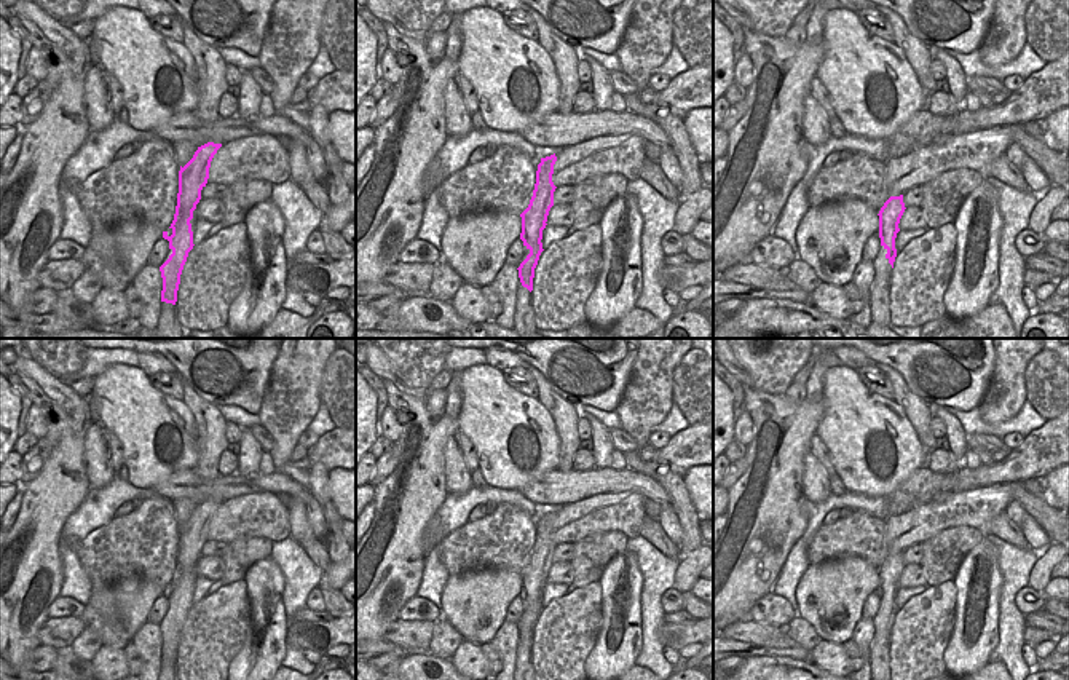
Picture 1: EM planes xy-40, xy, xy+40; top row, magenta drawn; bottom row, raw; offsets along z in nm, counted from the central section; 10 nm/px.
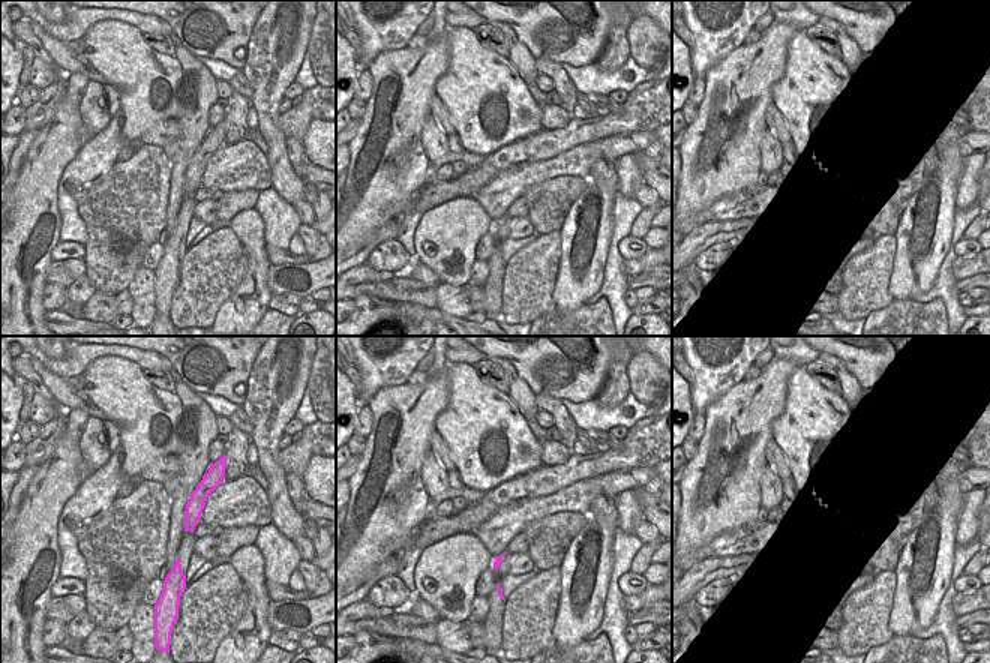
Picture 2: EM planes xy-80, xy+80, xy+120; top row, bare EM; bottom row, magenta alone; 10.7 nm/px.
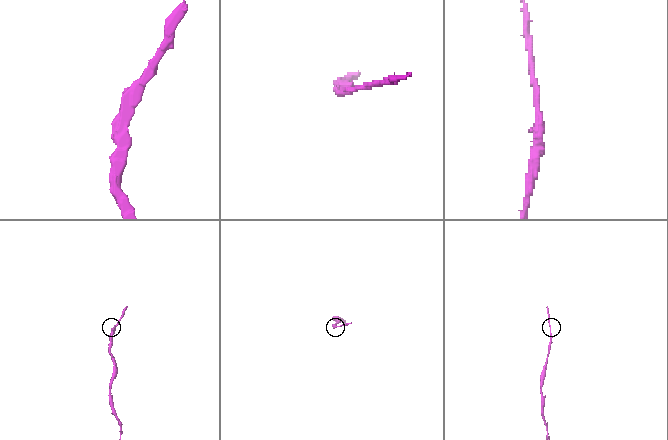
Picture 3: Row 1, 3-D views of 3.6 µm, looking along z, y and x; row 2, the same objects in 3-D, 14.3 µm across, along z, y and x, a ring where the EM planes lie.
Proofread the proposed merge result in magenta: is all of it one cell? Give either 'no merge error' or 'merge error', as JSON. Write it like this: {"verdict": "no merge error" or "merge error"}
{"verdict": "merge error"}

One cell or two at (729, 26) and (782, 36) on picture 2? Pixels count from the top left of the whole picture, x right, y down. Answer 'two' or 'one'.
two

